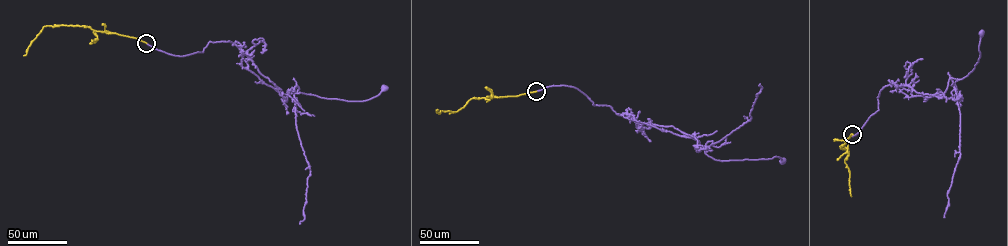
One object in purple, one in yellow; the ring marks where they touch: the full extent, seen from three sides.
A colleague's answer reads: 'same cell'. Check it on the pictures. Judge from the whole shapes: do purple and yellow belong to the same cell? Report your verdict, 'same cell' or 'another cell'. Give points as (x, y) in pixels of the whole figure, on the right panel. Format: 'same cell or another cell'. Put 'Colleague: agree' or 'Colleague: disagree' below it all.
same cell
Colleague: agree

